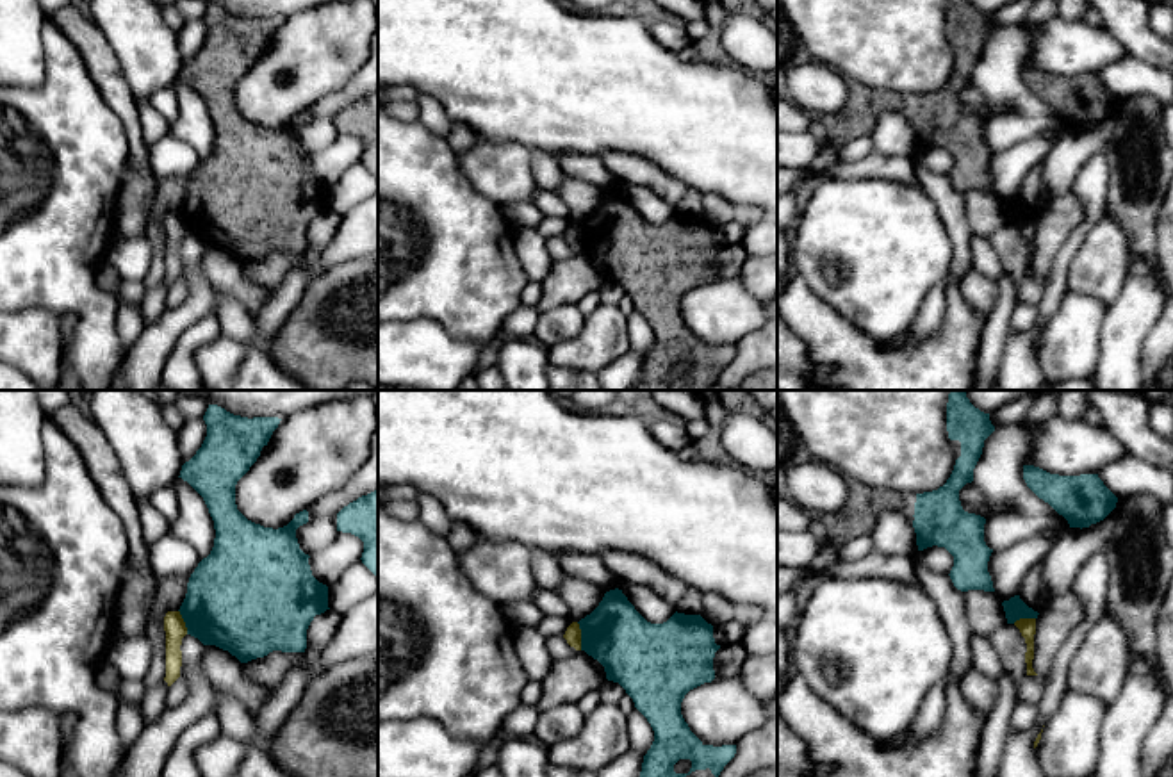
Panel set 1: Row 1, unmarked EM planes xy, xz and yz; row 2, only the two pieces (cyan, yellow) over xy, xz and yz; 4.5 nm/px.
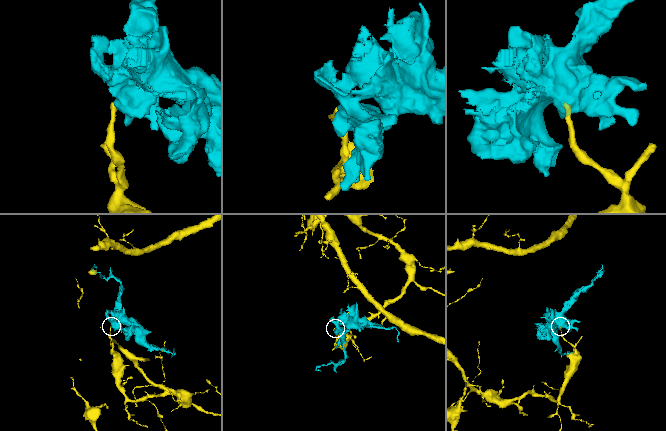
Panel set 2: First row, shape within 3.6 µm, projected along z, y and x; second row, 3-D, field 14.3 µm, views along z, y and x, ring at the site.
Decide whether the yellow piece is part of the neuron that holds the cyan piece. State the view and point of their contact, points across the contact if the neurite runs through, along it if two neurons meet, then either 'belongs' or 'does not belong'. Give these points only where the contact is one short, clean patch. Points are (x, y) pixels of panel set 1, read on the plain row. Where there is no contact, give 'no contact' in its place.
meets cyan in xz at (582, 237); border along xz (576, 223), (582, 250); does not belong

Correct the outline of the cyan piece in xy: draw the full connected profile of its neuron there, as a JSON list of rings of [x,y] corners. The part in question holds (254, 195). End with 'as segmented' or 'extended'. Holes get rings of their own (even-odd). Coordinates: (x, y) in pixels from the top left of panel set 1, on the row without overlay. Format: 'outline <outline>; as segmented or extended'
outline [[[209,5],[203,21],[207,37],[196,55],[182,66],[180,77],[205,102],[214,121],[214,148],[187,184],[180,207],[187,235],[203,246],[228,251],[241,264],[264,258],[273,251],[305,253],[307,230],[328,209],[328,187],[310,171],[308,155],[299,150],[296,130],[308,123],[303,110],[278,130],[248,121],[235,105],[235,86],[250,71],[278,29],[278,18],[241,18]]]; as segmented

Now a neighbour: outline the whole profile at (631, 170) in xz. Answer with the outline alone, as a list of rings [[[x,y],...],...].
[[[604,151],[601,159],[622,187],[629,185],[649,189],[674,210],[677,210],[688,191],[681,180],[674,178],[660,166],[640,155],[626,151]]]

